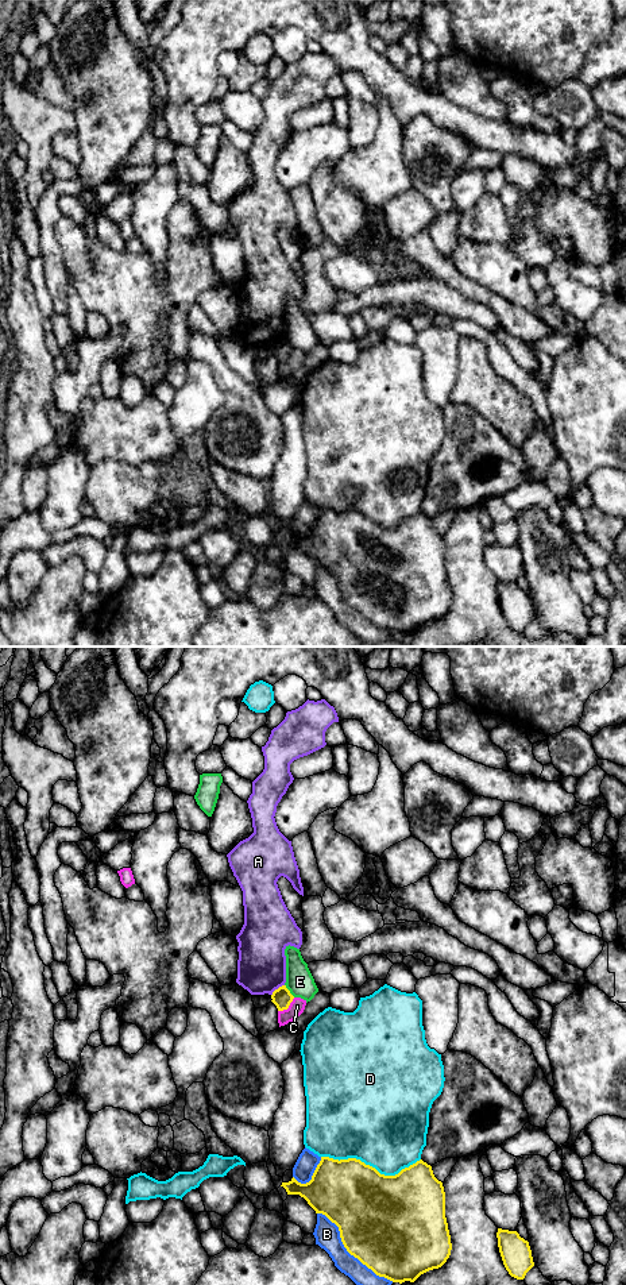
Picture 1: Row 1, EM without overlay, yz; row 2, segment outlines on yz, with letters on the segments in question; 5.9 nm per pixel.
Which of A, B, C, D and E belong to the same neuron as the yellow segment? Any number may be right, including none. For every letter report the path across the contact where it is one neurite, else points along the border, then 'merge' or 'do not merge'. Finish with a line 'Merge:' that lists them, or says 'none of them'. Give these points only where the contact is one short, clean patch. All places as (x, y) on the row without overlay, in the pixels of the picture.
A: do not merge
B: do not merge
C: border yz (294, 350), (286, 361), (278, 363); do not merge
D: do not merge
E: border yz (285, 336), (294, 348); do not merge
Merge: none of them

